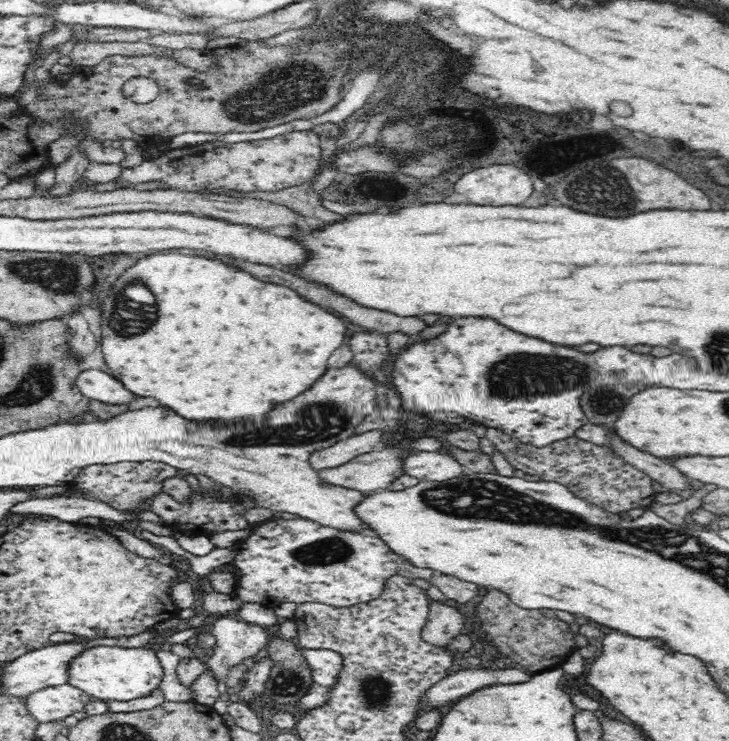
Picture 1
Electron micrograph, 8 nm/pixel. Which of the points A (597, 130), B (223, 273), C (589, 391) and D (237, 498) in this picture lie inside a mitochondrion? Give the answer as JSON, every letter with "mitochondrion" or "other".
{"A":"other","B":"other","C":"mitochondrion","D":"other"}

